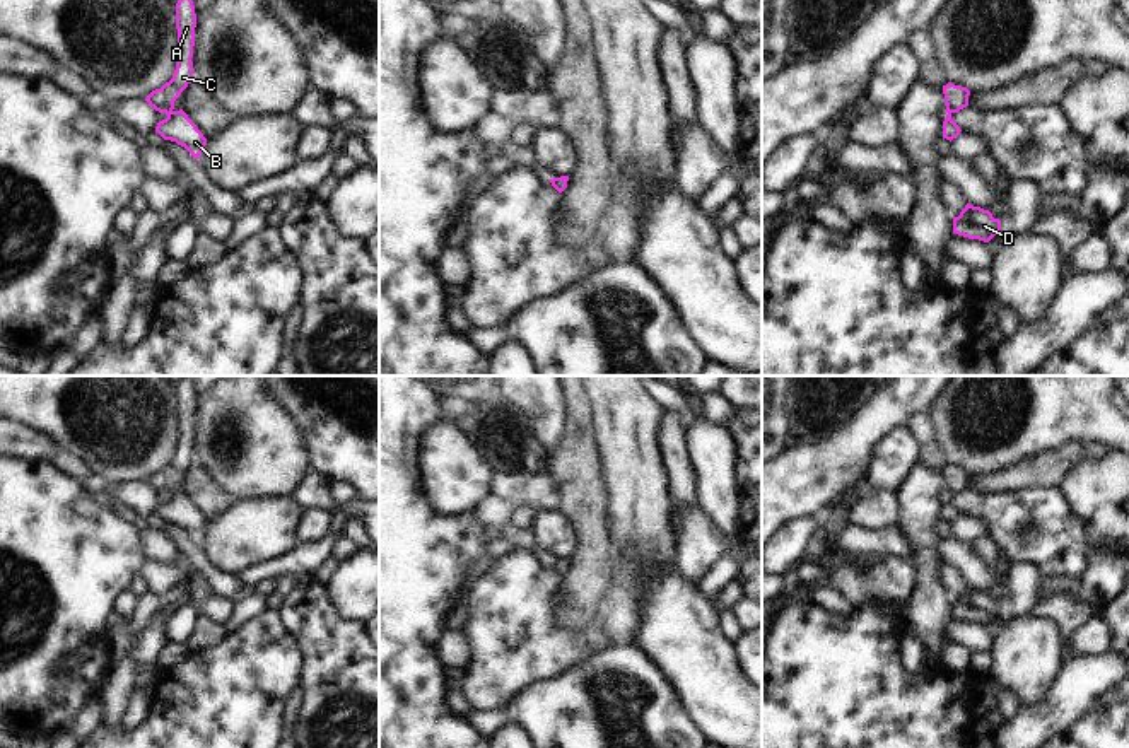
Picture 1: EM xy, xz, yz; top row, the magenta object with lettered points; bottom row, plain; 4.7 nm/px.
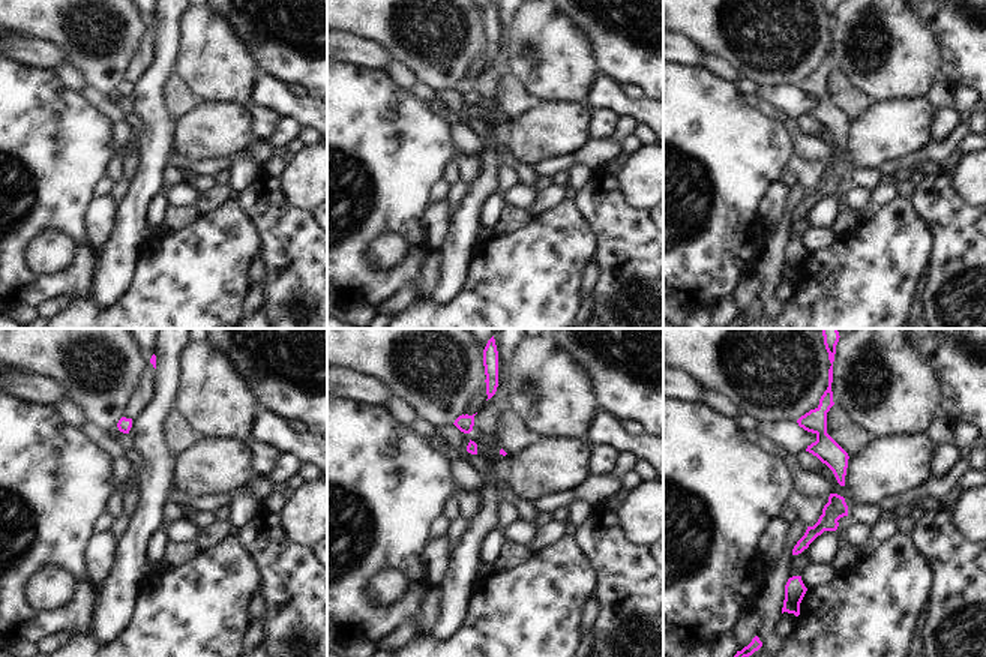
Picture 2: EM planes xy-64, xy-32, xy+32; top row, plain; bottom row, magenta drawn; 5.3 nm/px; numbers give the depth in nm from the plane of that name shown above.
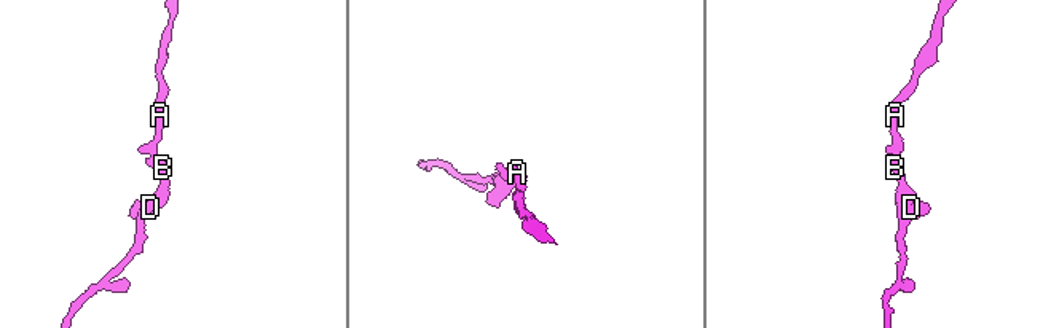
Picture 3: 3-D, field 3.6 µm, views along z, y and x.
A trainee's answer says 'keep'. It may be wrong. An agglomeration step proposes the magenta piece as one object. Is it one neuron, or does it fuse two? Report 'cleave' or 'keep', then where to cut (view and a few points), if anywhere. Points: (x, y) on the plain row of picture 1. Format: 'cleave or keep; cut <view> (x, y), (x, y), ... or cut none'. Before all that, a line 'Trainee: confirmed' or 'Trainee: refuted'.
Trainee: confirmed
keep; cut none

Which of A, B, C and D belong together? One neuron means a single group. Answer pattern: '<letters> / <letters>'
A B C D

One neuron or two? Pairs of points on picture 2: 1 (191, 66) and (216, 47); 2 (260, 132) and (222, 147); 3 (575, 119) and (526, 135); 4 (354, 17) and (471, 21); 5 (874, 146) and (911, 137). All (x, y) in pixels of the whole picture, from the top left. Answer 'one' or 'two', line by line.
1: one
2: two
3: one
4: one
5: one

